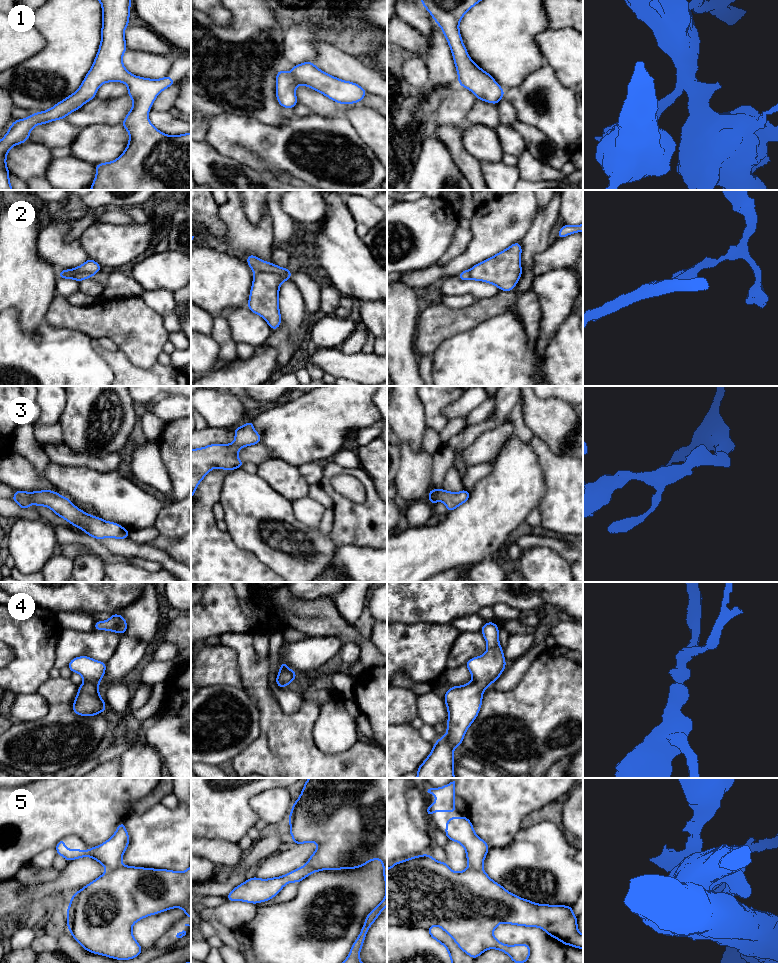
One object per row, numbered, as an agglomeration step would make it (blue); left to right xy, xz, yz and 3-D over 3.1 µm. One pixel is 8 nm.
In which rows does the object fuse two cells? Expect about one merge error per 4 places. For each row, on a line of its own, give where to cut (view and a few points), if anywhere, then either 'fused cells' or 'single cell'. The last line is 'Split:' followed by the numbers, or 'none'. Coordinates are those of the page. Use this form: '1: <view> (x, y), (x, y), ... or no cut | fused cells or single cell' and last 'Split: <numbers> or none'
1: no cut | single cell
2: xz (287, 269), (284, 273), (254, 271) | fused cells
3: no cut | single cell
4: no cut | single cell
5: xy (121, 864), (107, 871) | fused cells
Split: 2, 5

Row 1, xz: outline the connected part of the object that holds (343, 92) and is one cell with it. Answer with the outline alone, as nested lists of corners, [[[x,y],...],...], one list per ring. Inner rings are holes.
[[[303,62],[292,66],[290,73],[279,70],[276,75],[276,98],[286,109],[297,105],[296,89],[298,85],[308,86],[339,104],[361,102],[368,93],[360,85],[343,81],[320,70],[313,62]]]

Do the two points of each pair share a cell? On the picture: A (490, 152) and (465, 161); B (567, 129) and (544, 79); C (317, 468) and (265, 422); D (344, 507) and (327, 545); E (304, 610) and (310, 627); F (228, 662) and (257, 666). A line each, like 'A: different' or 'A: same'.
A: different
B: same
C: different
D: different
E: same
F: different

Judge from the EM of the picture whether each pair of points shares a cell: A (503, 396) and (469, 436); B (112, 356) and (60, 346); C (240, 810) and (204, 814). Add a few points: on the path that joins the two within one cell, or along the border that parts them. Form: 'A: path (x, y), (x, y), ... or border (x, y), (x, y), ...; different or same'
A: path (503, 408), (502, 412), (490, 424), (481, 428); same
B: border (91, 339), (91, 345), (99, 352), (112, 373); different
C: path (231, 810), (213, 810); same

